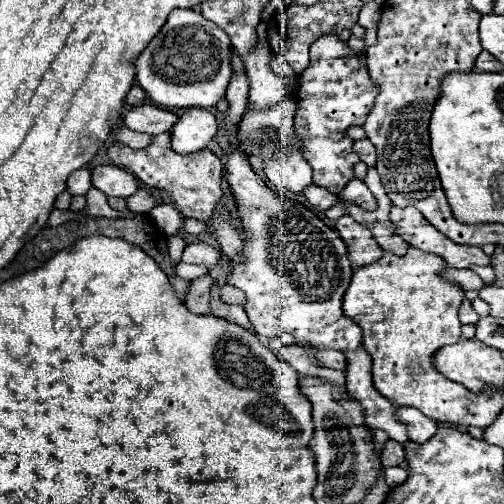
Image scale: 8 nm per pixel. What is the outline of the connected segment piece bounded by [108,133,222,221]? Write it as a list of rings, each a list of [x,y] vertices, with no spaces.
[[[160,133],[144,149],[130,149],[126,145],[114,143],[108,147],[110,163],[130,171],[146,187],[156,187],[172,195],[174,207],[184,215],[200,221],[210,221],[214,207],[222,201],[222,163],[210,151],[202,149],[190,155],[180,155],[170,147],[170,133]]]

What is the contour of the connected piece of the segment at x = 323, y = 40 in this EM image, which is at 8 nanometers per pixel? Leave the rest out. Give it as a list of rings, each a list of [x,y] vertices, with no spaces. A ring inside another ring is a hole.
[[[320,37],[310,47],[310,65],[300,75],[300,89],[296,93],[296,117],[300,119],[296,129],[304,137],[304,159],[314,171],[314,183],[336,195],[354,177],[352,165],[358,161],[352,151],[352,139],[344,133],[348,127],[364,125],[376,97],[376,87],[368,77],[366,65],[356,57],[358,53],[350,51],[340,37]]]

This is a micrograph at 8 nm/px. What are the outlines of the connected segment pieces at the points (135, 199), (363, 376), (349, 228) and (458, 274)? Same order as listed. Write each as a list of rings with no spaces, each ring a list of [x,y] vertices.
[[[138,189],[132,197],[126,199],[126,205],[130,211],[136,211],[136,213],[148,213],[154,205],[156,205],[156,199],[146,191],[146,189]]]
[[[364,349],[360,353],[346,353],[348,369],[346,369],[346,389],[352,393],[352,397],[362,405],[364,409],[364,421],[368,429],[384,429],[390,439],[406,441],[406,429],[404,425],[394,417],[394,403],[390,403],[386,397],[382,397],[374,383],[372,383],[372,361]]]
[[[342,215],[336,221],[336,229],[348,247],[352,267],[370,265],[372,261],[378,261],[384,255],[380,245],[376,245],[370,229],[366,225],[356,223],[350,215]]]
[[[446,267],[444,275],[450,281],[456,281],[458,285],[462,285],[462,289],[482,289],[484,281],[472,271],[472,269],[456,269],[456,267]]]

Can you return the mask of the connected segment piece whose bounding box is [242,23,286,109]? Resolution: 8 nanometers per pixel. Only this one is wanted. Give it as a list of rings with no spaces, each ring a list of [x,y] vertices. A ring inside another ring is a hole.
[[[260,23],[256,33],[258,33],[256,47],[242,57],[250,81],[248,103],[256,109],[264,109],[264,107],[268,109],[284,97],[286,83],[280,77],[276,77],[272,71],[272,49],[266,37],[266,23]]]

